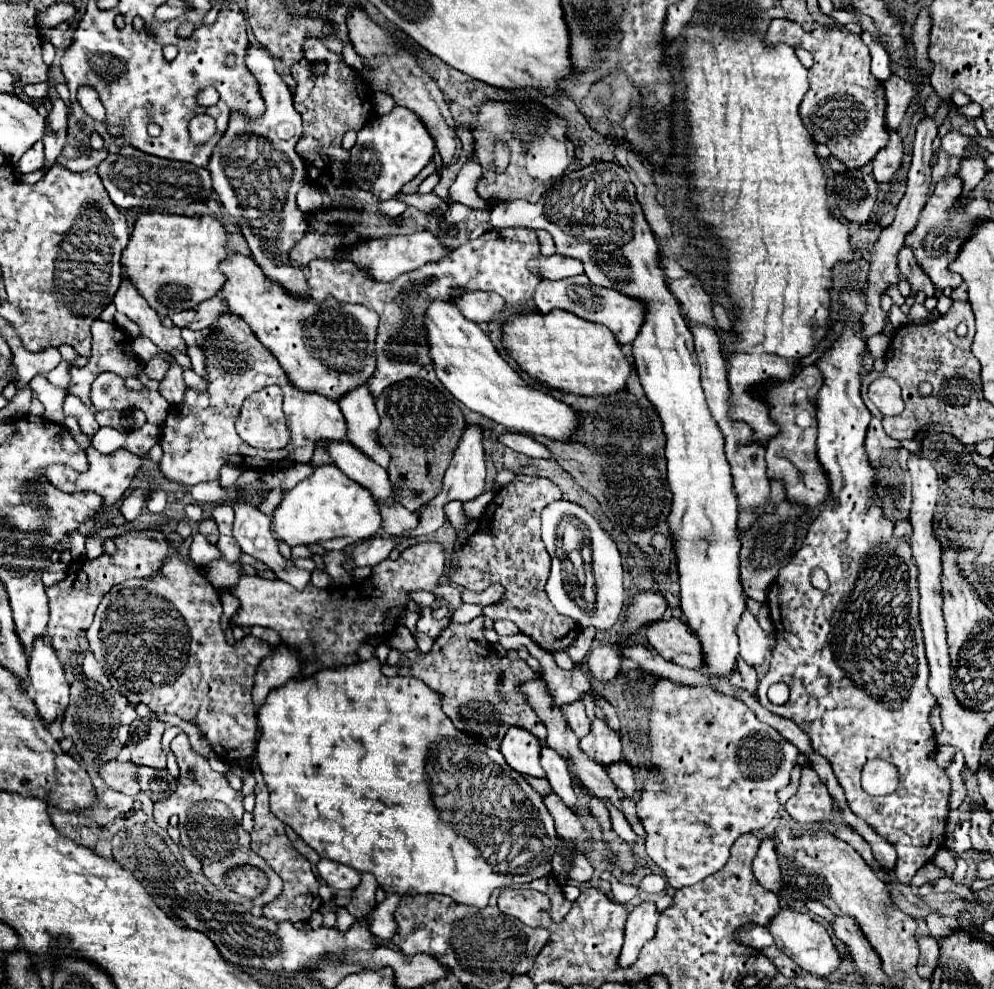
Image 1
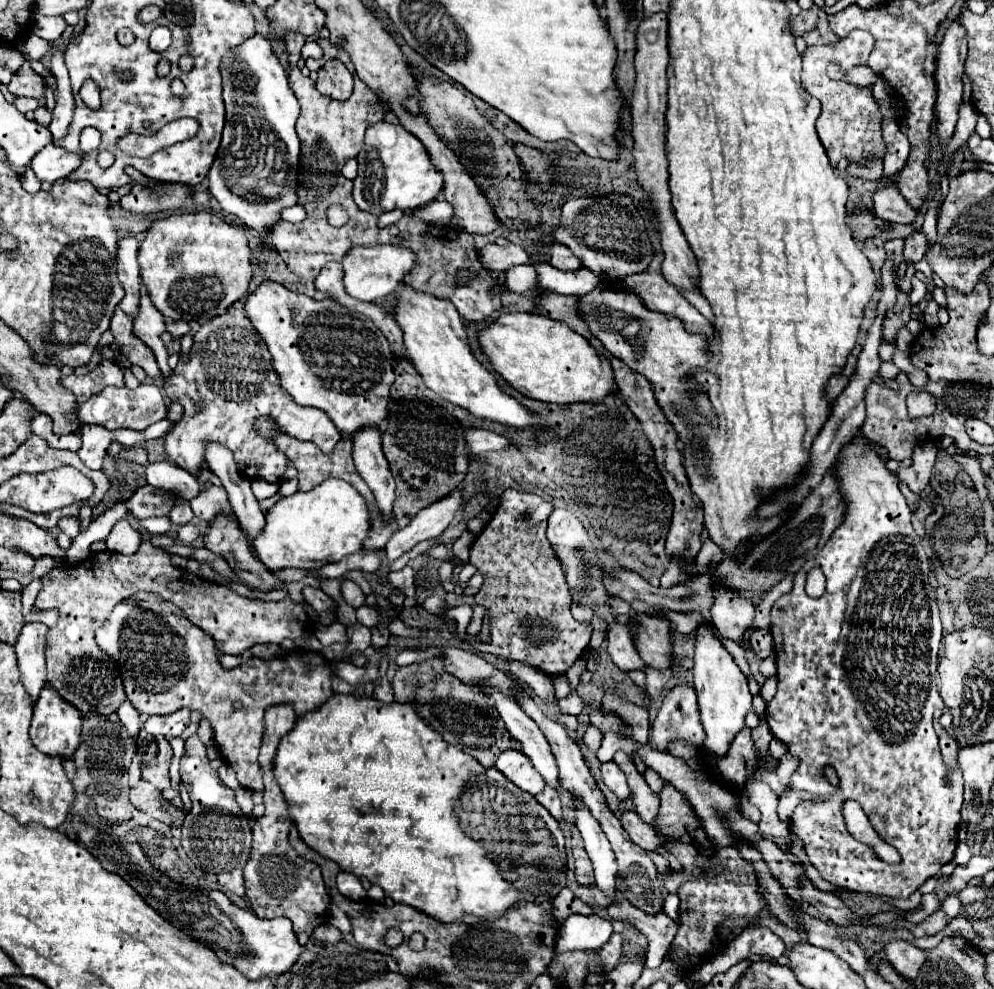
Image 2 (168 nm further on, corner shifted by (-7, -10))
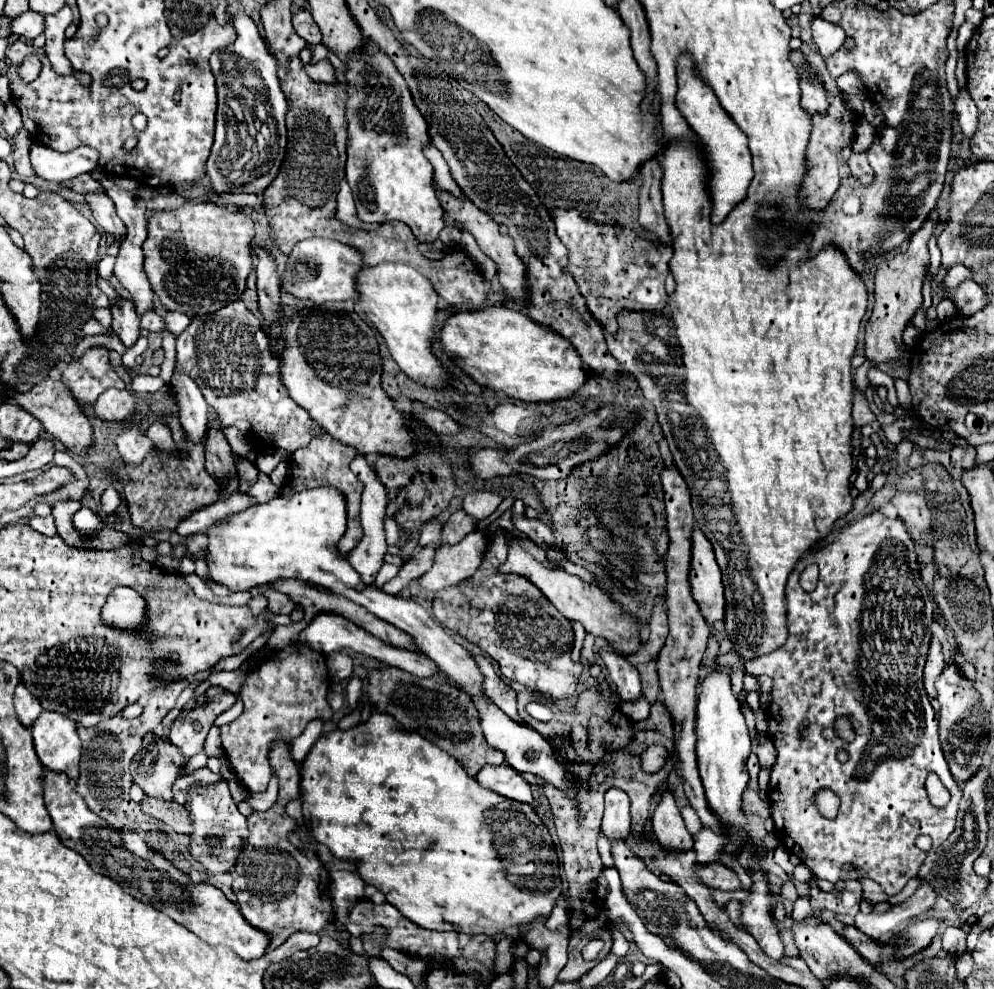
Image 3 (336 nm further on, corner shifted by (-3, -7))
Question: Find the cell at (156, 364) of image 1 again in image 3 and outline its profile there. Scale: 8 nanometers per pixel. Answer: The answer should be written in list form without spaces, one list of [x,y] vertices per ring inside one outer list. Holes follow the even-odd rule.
[[[129,299],[119,301],[111,307],[113,313],[113,331],[121,337],[121,341],[127,347],[133,347],[139,339],[139,315],[135,313],[135,307]]]

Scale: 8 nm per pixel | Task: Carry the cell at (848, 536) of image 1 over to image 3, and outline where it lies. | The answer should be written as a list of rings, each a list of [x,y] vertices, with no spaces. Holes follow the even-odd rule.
[[[875,511],[875,513],[867,513],[865,517],[861,517],[857,523],[843,527],[841,531],[835,533],[835,537],[831,539],[831,543],[827,547],[823,547],[817,555],[807,555],[803,557],[795,569],[789,575],[787,581],[787,589],[785,589],[785,601],[787,601],[787,631],[789,637],[785,641],[783,647],[763,655],[763,657],[755,657],[749,659],[745,663],[745,669],[749,673],[765,673],[773,679],[773,689],[771,689],[771,703],[767,707],[767,721],[769,721],[769,737],[775,743],[777,749],[777,761],[771,769],[771,781],[769,781],[769,799],[773,805],[773,821],[775,821],[775,835],[777,839],[783,843],[783,847],[789,853],[795,853],[801,857],[801,861],[805,863],[805,867],[809,867],[817,879],[827,879],[831,883],[837,883],[841,879],[855,879],[855,877],[869,877],[873,881],[877,881],[881,885],[881,889],[887,895],[897,895],[905,883],[919,871],[919,865],[925,861],[927,853],[921,851],[915,845],[915,839],[919,835],[929,835],[933,839],[933,851],[941,849],[941,845],[947,841],[947,837],[953,833],[955,829],[955,817],[957,817],[957,807],[959,807],[959,799],[961,799],[961,787],[959,783],[955,783],[955,777],[951,775],[949,767],[947,767],[947,759],[943,755],[941,743],[939,743],[939,721],[937,721],[937,713],[931,707],[931,701],[927,697],[927,691],[923,687],[923,663],[927,659],[927,647],[931,645],[931,623],[933,623],[933,601],[929,597],[929,591],[921,579],[921,571],[919,571],[919,563],[917,563],[917,553],[915,553],[915,541],[905,525],[903,519],[891,519],[885,517],[883,513]],[[809,563],[817,563],[819,571],[821,571],[821,579],[817,583],[817,589],[813,593],[805,593],[799,585],[799,575],[801,571],[809,565]],[[837,715],[849,715],[853,719],[853,727],[855,727],[855,741],[853,743],[845,743],[843,739],[839,739],[833,731],[833,721]],[[807,721],[807,727],[801,729],[801,723]],[[839,751],[845,751],[849,755],[849,761],[841,763],[837,759]],[[935,771],[941,781],[947,785],[947,789],[951,791],[951,801],[945,807],[935,807],[929,797],[927,797],[927,789],[925,789],[925,779],[927,775]],[[821,787],[829,787],[833,789],[839,799],[841,799],[841,807],[835,819],[825,819],[817,807],[813,805],[813,793]],[[847,865],[851,865],[853,869],[845,869]]]

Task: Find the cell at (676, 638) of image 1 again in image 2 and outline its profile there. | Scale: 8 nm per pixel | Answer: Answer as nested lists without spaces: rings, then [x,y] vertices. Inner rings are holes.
[[[633,614],[633,622],[629,624],[631,640],[633,644],[637,644],[639,656],[645,660],[647,666],[665,670],[675,664],[671,656],[669,630],[669,622],[661,616]]]

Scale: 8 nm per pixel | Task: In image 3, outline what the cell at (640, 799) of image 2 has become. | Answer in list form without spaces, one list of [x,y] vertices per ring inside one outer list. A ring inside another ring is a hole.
[[[671,793],[661,795],[659,805],[657,805],[657,809],[653,811],[653,817],[651,817],[651,825],[653,825],[653,833],[655,833],[657,841],[665,849],[685,851],[685,849],[693,847],[693,837],[685,829],[683,817],[681,817],[679,807],[677,807]]]

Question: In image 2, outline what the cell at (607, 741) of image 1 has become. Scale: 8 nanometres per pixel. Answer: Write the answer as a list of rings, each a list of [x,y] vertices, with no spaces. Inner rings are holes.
[[[605,762],[601,764],[601,780],[605,782],[605,786],[615,792],[615,796],[619,800],[627,800],[631,790],[627,786],[627,778],[625,774],[621,772],[621,768],[615,764],[615,762]]]

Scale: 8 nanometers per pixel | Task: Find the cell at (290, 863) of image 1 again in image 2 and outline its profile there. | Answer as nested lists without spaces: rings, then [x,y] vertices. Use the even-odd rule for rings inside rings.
[[[273,706],[265,714],[267,730],[265,730],[261,754],[259,754],[259,764],[265,778],[265,792],[263,792],[265,814],[257,818],[253,824],[253,850],[243,868],[243,878],[245,878],[245,894],[251,902],[253,912],[259,918],[273,918],[273,916],[289,918],[299,944],[305,946],[313,930],[325,922],[331,898],[325,890],[321,868],[315,862],[307,862],[303,856],[299,856],[287,840],[289,828],[291,828],[291,814],[287,812],[287,802],[283,798],[283,792],[273,778],[273,760],[277,754],[277,746],[281,738],[289,734],[295,720],[297,718],[291,706]]]

